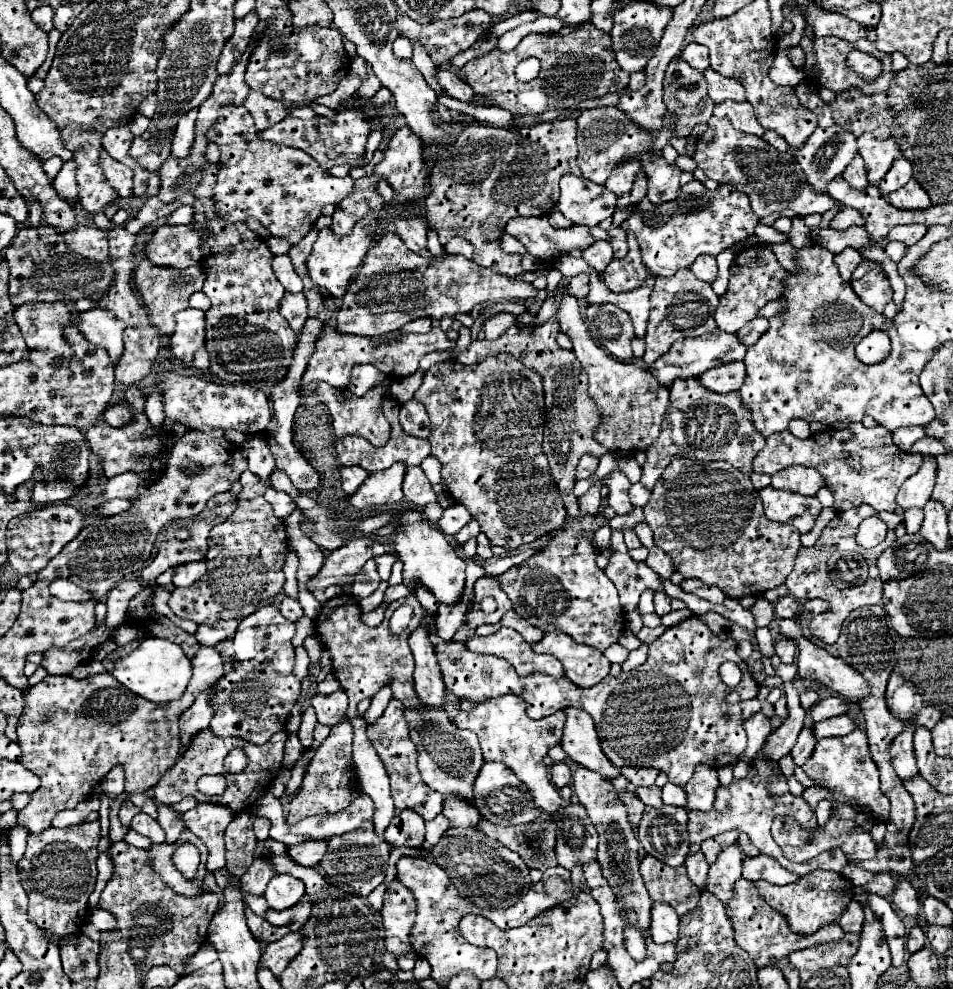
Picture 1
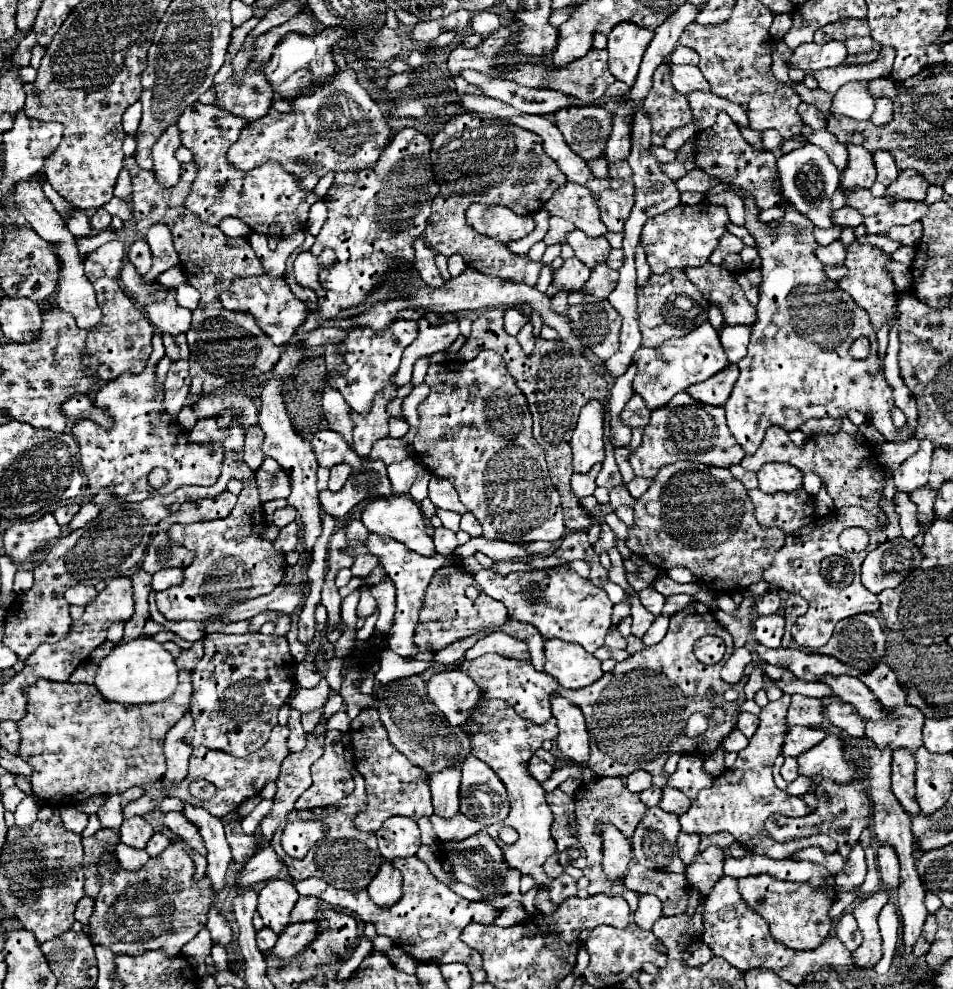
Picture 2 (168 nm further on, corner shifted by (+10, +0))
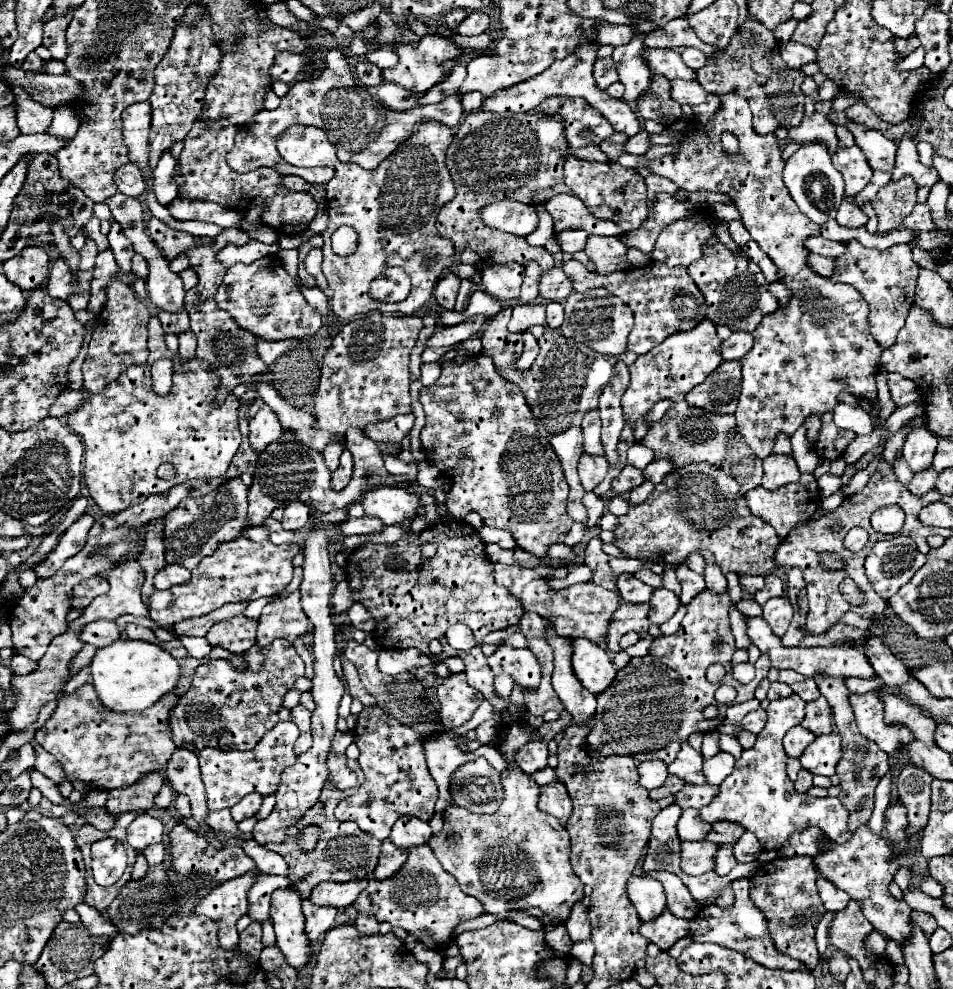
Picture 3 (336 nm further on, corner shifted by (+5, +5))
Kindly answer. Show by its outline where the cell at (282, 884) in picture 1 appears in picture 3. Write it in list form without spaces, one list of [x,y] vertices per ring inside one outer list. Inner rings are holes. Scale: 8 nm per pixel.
[[[278,889],[272,895],[272,925],[276,931],[276,945],[296,971],[304,969],[312,955],[312,945],[304,933],[304,915],[300,895],[292,889]]]

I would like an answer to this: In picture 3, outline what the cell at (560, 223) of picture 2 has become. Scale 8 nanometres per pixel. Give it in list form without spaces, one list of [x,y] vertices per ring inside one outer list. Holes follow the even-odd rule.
[[[576,229],[576,231],[562,231],[556,235],[556,241],[560,243],[562,251],[566,253],[576,253],[576,251],[582,251],[584,245],[586,245],[586,239],[588,239],[588,233]]]

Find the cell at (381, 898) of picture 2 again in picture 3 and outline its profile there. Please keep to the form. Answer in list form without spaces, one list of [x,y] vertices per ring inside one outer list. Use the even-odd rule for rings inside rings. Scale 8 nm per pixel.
[[[386,839],[380,849],[380,859],[378,859],[378,867],[374,871],[374,879],[392,877],[404,865],[406,857],[408,857],[408,849],[400,849],[400,847],[392,845],[392,841]]]

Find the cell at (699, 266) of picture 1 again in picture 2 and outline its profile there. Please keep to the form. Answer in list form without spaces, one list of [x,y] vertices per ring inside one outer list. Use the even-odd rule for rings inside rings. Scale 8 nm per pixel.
[[[707,262],[699,268],[687,268],[685,274],[709,302],[721,308],[727,324],[751,326],[757,320],[757,310],[747,302],[741,286],[733,282],[729,270]]]

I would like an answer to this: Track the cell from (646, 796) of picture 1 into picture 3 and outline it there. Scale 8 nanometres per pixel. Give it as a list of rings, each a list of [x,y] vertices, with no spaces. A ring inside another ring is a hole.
[[[668,775],[666,783],[664,783],[662,787],[658,787],[658,789],[652,789],[652,791],[650,791],[650,797],[652,797],[652,799],[660,799],[660,797],[676,795],[676,793],[678,793],[682,787],[684,787],[684,783],[682,783],[678,777],[672,777],[672,775]]]

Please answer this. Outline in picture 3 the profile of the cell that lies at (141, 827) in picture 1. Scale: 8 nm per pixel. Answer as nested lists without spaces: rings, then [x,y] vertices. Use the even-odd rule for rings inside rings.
[[[138,813],[138,817],[128,827],[128,843],[136,851],[142,851],[148,845],[160,841],[162,841],[162,823],[150,817],[148,813]]]

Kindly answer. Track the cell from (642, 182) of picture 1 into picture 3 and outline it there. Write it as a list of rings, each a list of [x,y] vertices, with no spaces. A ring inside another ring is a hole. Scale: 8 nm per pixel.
[[[612,133],[612,137],[608,137],[600,143],[600,149],[608,155],[610,161],[616,161],[624,153],[624,141],[626,139],[628,137],[624,137],[624,133]]]

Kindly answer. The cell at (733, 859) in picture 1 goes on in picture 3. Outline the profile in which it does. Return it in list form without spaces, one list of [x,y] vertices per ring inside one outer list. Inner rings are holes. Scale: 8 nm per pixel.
[[[698,841],[698,843],[682,843],[680,845],[680,857],[682,857],[682,869],[688,875],[704,875],[714,869],[714,853],[716,845],[710,841]]]

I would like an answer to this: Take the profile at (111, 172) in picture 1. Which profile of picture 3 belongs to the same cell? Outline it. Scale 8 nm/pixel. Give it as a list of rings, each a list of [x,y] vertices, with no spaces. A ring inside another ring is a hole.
[[[132,163],[122,165],[120,169],[116,169],[116,187],[120,193],[130,195],[130,197],[140,197],[146,191],[146,183],[144,177],[140,173],[140,169]]]

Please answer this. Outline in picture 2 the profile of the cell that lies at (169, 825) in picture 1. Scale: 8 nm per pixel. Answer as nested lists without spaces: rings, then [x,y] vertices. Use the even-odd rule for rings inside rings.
[[[155,832],[153,836],[151,836],[151,840],[147,842],[147,854],[149,856],[157,856],[159,852],[163,852],[165,848],[169,846],[169,838],[165,836],[165,834],[161,834],[161,832]]]

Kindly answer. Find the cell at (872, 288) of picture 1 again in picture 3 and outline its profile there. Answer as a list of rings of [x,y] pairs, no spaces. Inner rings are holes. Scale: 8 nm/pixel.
[[[848,241],[846,243],[846,253],[834,259],[834,273],[832,281],[840,283],[850,283],[860,291],[860,295],[866,299],[870,307],[868,323],[870,323],[870,333],[876,339],[876,343],[882,349],[888,349],[896,343],[898,331],[904,327],[908,309],[912,305],[906,305],[906,301],[914,301],[914,291],[916,291],[916,277],[920,273],[920,267],[912,259],[912,249],[910,245],[894,245],[886,251],[880,249],[868,249],[860,245],[858,241]]]

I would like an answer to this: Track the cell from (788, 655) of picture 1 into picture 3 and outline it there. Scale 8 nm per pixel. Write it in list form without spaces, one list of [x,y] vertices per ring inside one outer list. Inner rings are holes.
[[[772,597],[772,601],[768,601],[764,605],[764,619],[768,621],[768,625],[772,627],[772,631],[782,637],[792,621],[794,609],[790,605],[790,601],[786,597]]]

